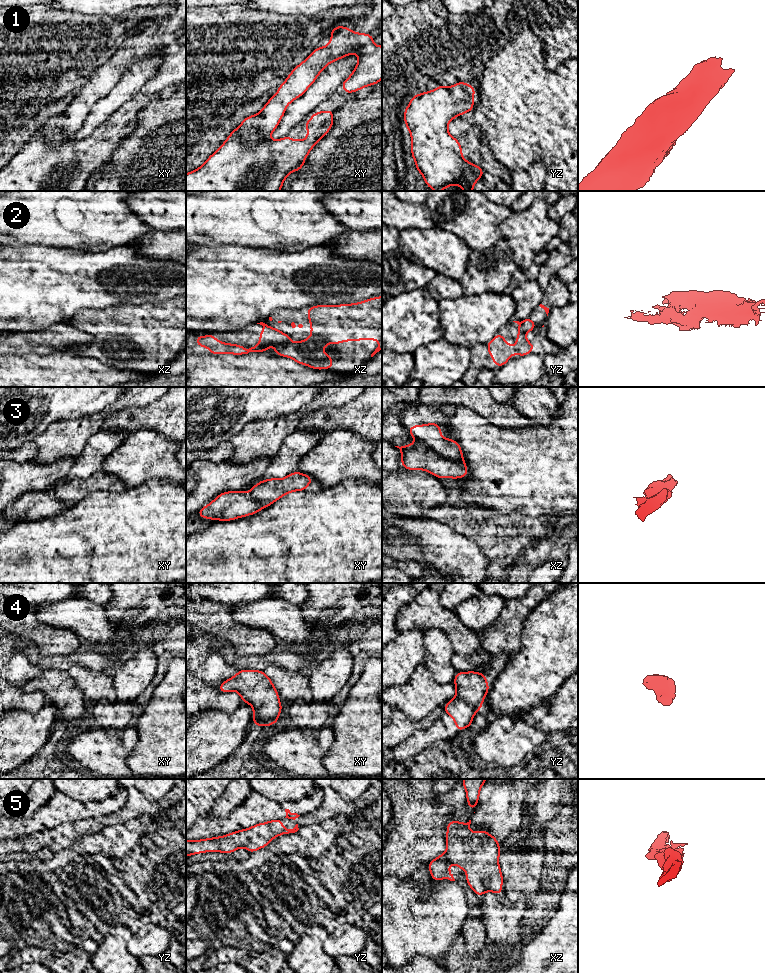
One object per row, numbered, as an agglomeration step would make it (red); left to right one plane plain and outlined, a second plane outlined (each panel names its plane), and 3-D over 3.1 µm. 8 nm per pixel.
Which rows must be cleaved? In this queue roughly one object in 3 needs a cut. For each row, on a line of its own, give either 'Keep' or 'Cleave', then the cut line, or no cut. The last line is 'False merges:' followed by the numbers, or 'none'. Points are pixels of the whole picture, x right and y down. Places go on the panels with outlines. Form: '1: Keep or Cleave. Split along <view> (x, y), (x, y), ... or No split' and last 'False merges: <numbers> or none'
1: Keep. No split
2: Cleave. Split along xz (290, 342), (276, 346)
3: Cleave. Split along xz (415, 438), (440, 455), (466, 468)
4: Keep. No split
5: Keep. No split
False merges: 2, 3

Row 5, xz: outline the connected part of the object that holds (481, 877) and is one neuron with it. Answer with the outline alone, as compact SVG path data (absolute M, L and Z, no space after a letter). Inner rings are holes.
M456 820L450 821L447 825L447 847L444 854L436 857L428 863L428 869L431 872L432 880L439 881L446 878L455 881L453 874L449 872L449 864L460 867L467 872L466 883L472 888L477 896L485 894L487 891L502 895L503 875L499 865L499 855L501 853L498 840L484 830L476 833L470 831L471 820L467 823L461 823Z

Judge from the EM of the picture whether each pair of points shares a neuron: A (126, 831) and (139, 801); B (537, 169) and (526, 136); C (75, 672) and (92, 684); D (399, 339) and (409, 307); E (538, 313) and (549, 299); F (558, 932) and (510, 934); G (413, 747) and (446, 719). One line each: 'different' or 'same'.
A: different
B: different
C: same
D: same
E: same
F: different
G: same

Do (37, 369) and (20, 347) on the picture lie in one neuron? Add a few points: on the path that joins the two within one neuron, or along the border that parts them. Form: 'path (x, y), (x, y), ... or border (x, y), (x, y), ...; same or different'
border (10, 353), (49, 354); different

